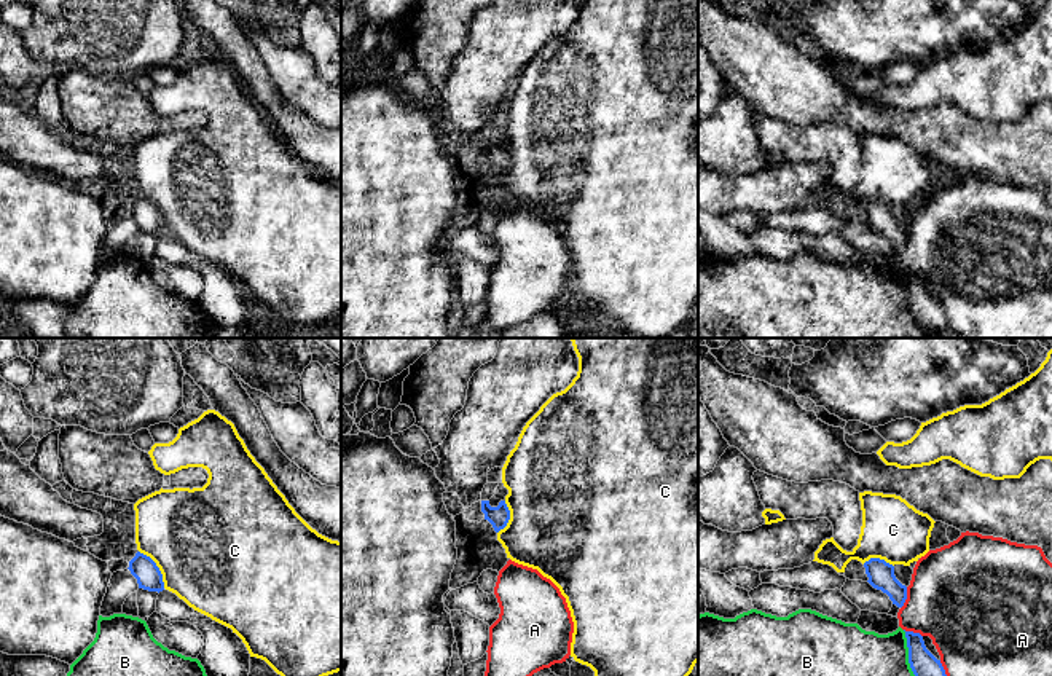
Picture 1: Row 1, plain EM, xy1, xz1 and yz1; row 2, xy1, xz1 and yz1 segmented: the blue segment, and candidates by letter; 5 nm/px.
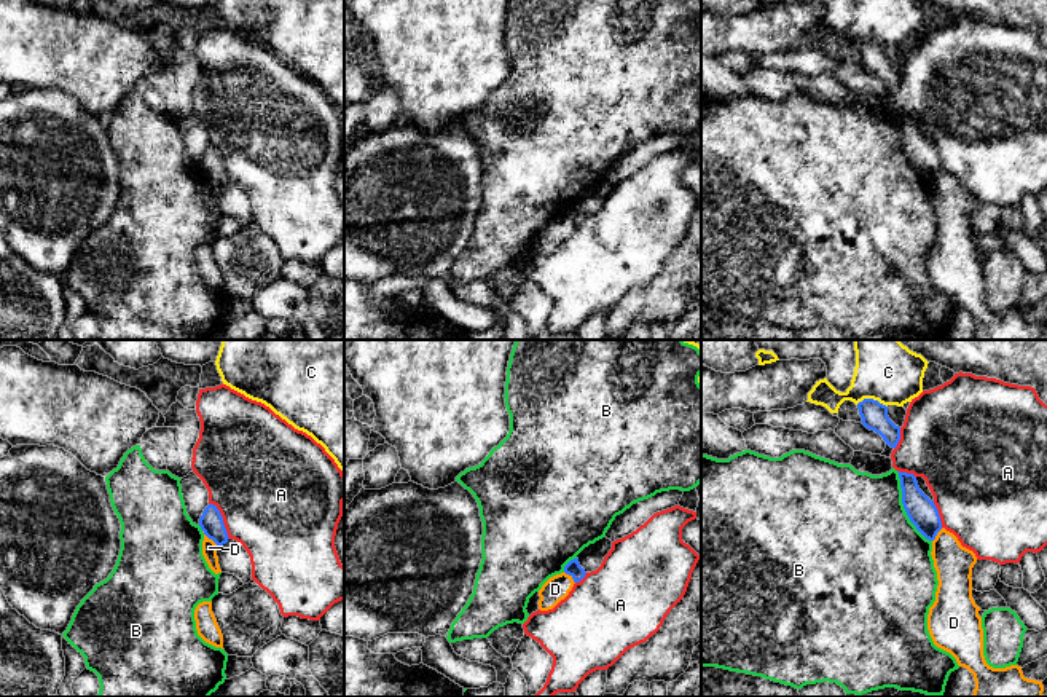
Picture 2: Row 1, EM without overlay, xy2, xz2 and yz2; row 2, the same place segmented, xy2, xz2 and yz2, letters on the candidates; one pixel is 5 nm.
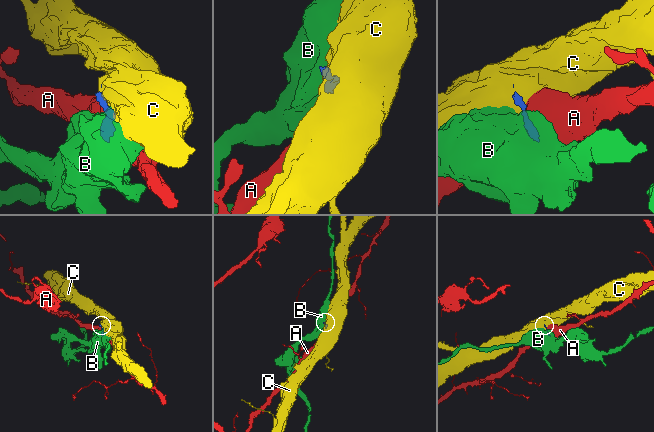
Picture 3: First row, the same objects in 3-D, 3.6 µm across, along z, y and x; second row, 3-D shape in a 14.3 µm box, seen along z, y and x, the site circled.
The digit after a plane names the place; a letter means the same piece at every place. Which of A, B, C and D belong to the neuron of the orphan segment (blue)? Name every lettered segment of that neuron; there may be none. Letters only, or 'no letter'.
no letter

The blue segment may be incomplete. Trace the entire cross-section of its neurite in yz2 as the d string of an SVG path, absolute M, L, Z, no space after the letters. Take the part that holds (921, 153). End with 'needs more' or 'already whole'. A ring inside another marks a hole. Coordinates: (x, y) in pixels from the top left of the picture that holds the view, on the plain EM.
M899 115L902 131L902 147L916 172L929 183L934 183L942 172L939 153L918 129L913 116Z; already whole

